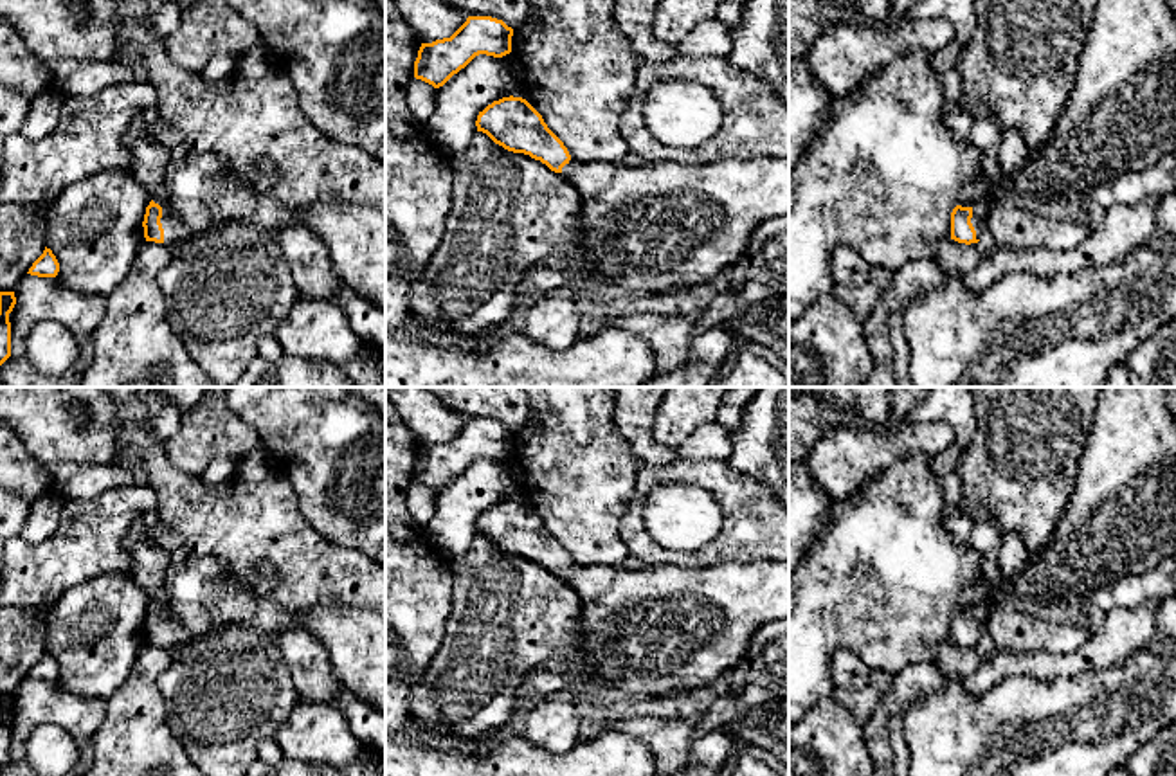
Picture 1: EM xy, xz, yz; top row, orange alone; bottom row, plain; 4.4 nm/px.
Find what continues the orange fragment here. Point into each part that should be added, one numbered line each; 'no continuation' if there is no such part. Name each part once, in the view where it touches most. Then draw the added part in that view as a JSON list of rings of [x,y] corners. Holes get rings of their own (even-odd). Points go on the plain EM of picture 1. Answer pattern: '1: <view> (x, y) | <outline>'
1: xy (202, 595) | [[[213,555],[171,565],[166,591],[164,648],[173,650],[222,625],[249,625],[268,636],[304,628],[326,648],[339,686],[385,715],[385,612],[321,603],[294,614],[276,592],[258,598]]]

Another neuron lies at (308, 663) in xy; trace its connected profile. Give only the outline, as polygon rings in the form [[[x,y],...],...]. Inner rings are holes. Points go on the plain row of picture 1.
[[[304,628],[272,636],[285,657],[301,700],[317,700],[344,708],[351,699],[335,681],[326,648]]]

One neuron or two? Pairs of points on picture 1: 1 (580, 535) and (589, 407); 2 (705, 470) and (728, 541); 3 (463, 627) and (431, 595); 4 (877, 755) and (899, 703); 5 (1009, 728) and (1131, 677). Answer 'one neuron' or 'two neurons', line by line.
1: one neuron
2: one neuron
3: two neurons
4: one neuron
5: one neuron

